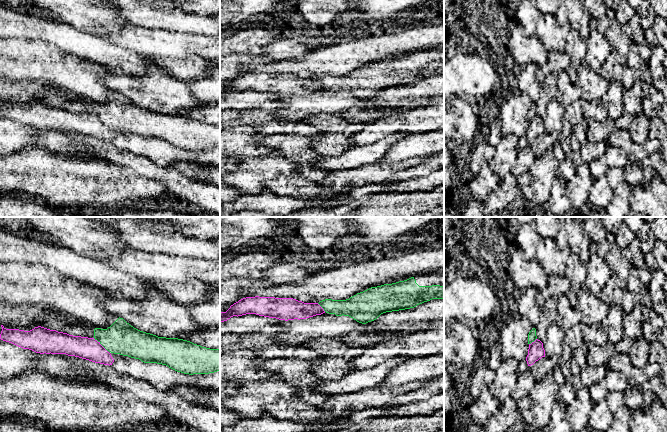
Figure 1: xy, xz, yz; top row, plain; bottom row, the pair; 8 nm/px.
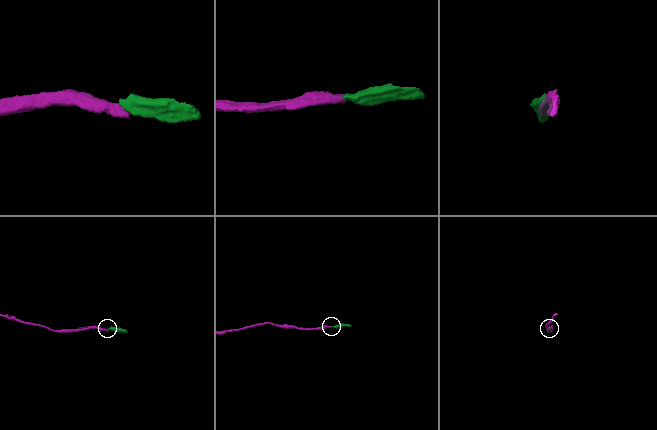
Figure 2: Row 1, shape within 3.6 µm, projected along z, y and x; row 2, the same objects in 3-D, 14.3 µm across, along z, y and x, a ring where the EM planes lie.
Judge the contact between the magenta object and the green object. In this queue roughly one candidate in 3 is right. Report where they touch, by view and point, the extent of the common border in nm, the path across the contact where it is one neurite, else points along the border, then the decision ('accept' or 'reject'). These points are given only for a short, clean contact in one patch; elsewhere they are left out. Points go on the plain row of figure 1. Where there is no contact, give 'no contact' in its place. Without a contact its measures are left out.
contact xy (100, 120); length 160 nm; border xy (93, 114), (107, 127); reject

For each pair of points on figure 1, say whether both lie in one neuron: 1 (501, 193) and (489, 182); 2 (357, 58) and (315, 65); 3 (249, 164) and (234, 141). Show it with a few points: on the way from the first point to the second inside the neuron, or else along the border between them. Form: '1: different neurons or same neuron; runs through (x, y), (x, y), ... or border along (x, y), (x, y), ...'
1: different neurons; border along (500, 179), (499, 183), (485, 199)
2: same neuron; runs through (347, 58), (325, 61)
3: different neurons; border along (267, 155), (244, 157)

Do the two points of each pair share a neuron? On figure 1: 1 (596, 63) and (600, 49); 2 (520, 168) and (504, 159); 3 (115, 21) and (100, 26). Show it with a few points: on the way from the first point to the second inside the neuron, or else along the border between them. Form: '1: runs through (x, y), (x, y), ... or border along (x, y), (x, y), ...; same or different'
1: runs through (596, 60), (597, 52); same
2: border along (519, 150), (516, 162), (510, 172); different
3: runs through (111, 21), (104, 22); same

